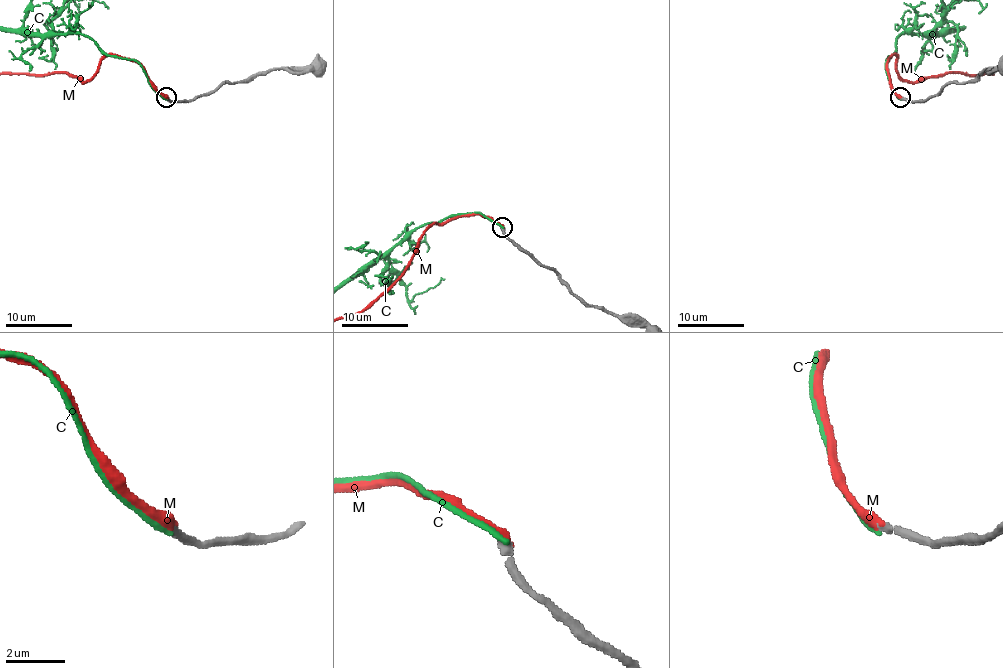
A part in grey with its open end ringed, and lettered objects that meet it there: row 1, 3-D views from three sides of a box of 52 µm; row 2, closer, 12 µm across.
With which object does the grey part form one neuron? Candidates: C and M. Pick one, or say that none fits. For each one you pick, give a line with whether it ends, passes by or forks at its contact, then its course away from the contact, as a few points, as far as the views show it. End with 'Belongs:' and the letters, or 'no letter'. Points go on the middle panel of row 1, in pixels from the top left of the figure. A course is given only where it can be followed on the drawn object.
M: it ends
Belongs: M

